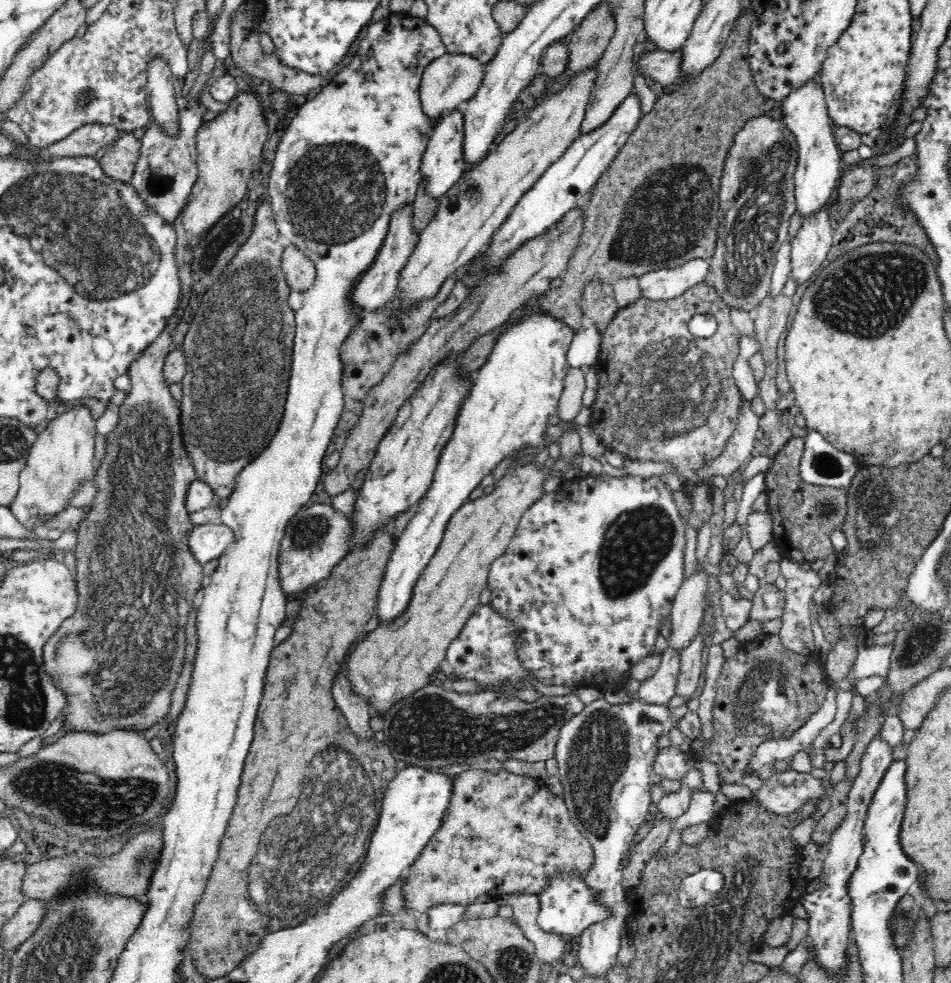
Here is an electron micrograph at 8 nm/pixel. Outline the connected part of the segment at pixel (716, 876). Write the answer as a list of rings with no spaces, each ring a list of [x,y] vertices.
[[[700,868],[678,883],[678,898],[686,908],[702,906],[724,887],[724,873],[715,868]]]

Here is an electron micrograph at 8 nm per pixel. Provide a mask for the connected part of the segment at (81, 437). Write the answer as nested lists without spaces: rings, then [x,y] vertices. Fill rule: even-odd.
[[[77,405],[48,423],[32,444],[26,466],[19,476],[16,496],[7,506],[26,533],[44,534],[46,526],[70,506],[74,492],[80,490],[86,480],[94,478],[95,426],[96,420],[88,407]]]

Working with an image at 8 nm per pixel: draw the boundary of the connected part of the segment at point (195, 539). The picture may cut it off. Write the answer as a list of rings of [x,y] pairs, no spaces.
[[[224,523],[208,526],[208,524],[196,525],[191,530],[190,547],[192,554],[199,559],[203,565],[214,560],[226,550],[226,547],[233,541],[234,533],[230,525]]]

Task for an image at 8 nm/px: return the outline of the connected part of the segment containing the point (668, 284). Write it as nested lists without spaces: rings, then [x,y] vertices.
[[[690,258],[674,268],[658,268],[639,276],[642,297],[670,300],[685,294],[689,288],[709,280],[710,263],[706,258]]]

